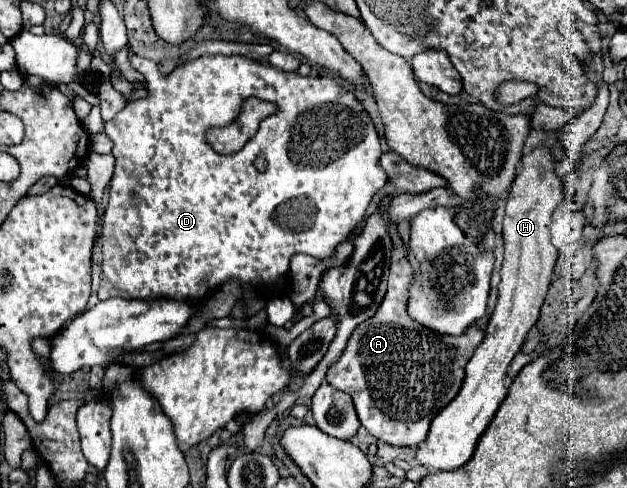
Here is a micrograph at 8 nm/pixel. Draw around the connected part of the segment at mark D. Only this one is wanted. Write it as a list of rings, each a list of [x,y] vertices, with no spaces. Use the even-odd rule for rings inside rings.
[[[133,56],[131,64],[133,64],[133,68],[137,68],[145,76],[149,96],[143,100],[127,102],[127,106],[113,120],[105,122],[105,134],[113,140],[111,154],[115,156],[115,174],[111,178],[111,196],[109,196],[109,204],[103,212],[103,224],[101,224],[101,228],[103,228],[101,230],[103,262],[101,262],[101,286],[97,290],[99,300],[119,296],[119,298],[129,298],[129,300],[177,300],[177,302],[197,304],[201,298],[205,298],[205,294],[209,294],[211,290],[215,290],[217,286],[225,284],[229,280],[239,282],[241,294],[245,294],[245,290],[249,286],[257,286],[257,288],[273,286],[273,284],[281,282],[283,278],[285,278],[285,288],[287,288],[291,256],[309,254],[317,260],[331,258],[335,254],[337,246],[341,242],[349,240],[351,232],[361,222],[373,194],[377,190],[381,190],[387,182],[387,176],[385,176],[383,168],[379,166],[381,146],[379,146],[379,136],[373,128],[371,118],[367,116],[367,112],[363,110],[363,106],[355,98],[355,94],[341,88],[329,76],[307,76],[307,78],[303,78],[297,72],[283,72],[283,70],[253,62],[253,60],[243,58],[243,56],[201,56],[193,62],[185,62],[185,64],[177,66],[171,74],[163,74],[159,70],[159,64],[155,64],[147,58],[141,58],[141,56]],[[249,96],[275,102],[279,106],[279,112],[265,118],[261,122],[257,134],[253,136],[253,140],[249,140],[243,146],[243,150],[239,150],[237,154],[221,156],[221,154],[213,152],[213,148],[205,140],[205,130],[211,126],[231,124],[233,118],[237,118],[237,114],[239,114],[241,102]],[[257,158],[267,160],[265,172],[259,172],[255,168]]]

